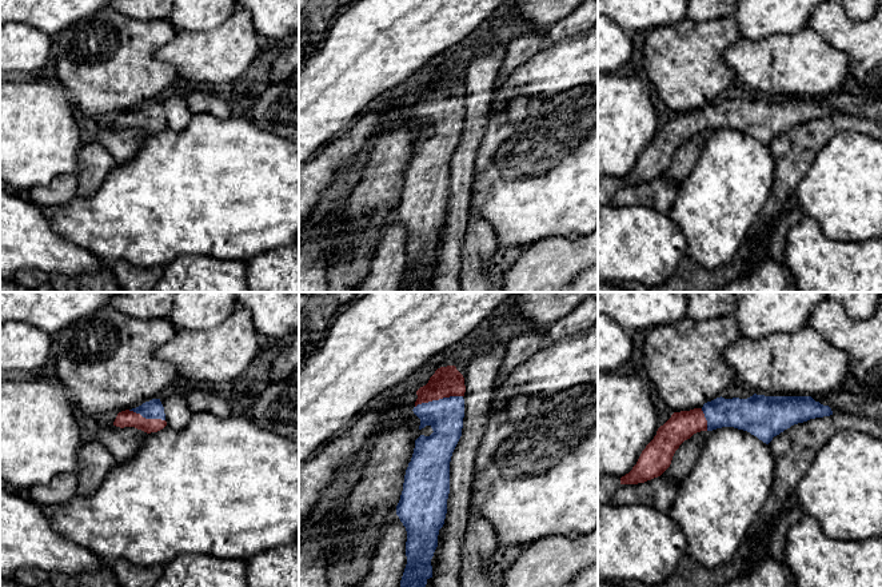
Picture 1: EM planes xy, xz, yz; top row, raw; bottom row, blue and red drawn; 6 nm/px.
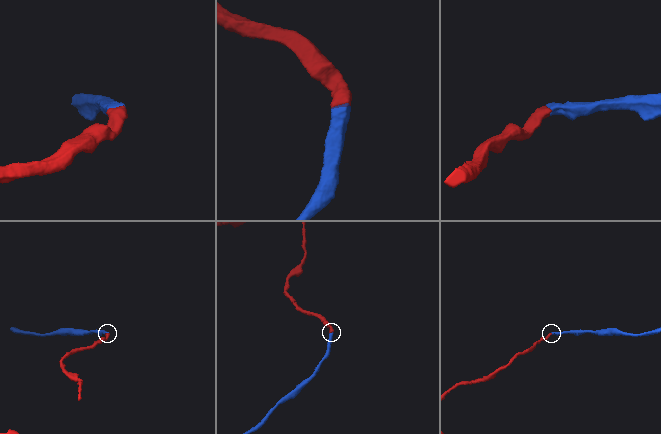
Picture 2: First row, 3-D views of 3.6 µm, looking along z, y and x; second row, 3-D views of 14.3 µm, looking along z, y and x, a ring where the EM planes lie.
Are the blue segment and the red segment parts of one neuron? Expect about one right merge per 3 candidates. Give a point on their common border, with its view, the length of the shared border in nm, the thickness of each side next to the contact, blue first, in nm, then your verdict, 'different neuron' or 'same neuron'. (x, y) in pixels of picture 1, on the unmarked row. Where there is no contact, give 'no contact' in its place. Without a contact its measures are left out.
contact xz (439, 100); length 300 nm; calibres 220 and 180 nm; same neuron

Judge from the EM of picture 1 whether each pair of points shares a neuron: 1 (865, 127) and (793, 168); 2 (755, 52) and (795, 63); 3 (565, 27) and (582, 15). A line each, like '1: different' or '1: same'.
1: same
2: same
3: same

